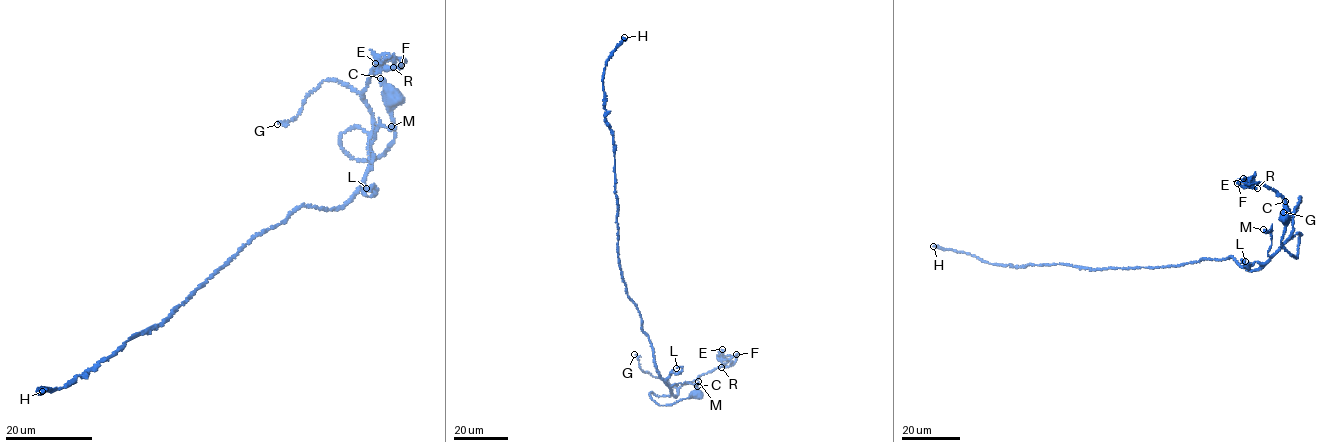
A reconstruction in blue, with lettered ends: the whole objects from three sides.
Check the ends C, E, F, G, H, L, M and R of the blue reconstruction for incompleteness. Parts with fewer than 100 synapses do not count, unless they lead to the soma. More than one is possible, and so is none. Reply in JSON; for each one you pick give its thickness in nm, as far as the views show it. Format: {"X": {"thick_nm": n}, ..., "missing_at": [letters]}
{"H": {"thick_nm": 280}, "missing_at": ["H"]}

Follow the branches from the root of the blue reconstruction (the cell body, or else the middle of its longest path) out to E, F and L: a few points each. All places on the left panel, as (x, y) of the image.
E: (390, 97), (394, 142), (373, 159), (351, 156), (340, 136), (373, 129), (369, 76), (403, 62), (375, 63)
F: (390, 97), (394, 142), (373, 159), (351, 156), (340, 136), (373, 129), (369, 76), (401, 65)
L: (390, 97), (395, 140), (381, 156), (352, 157), (340, 136), (368, 133), (362, 186), (377, 189), (366, 188)

